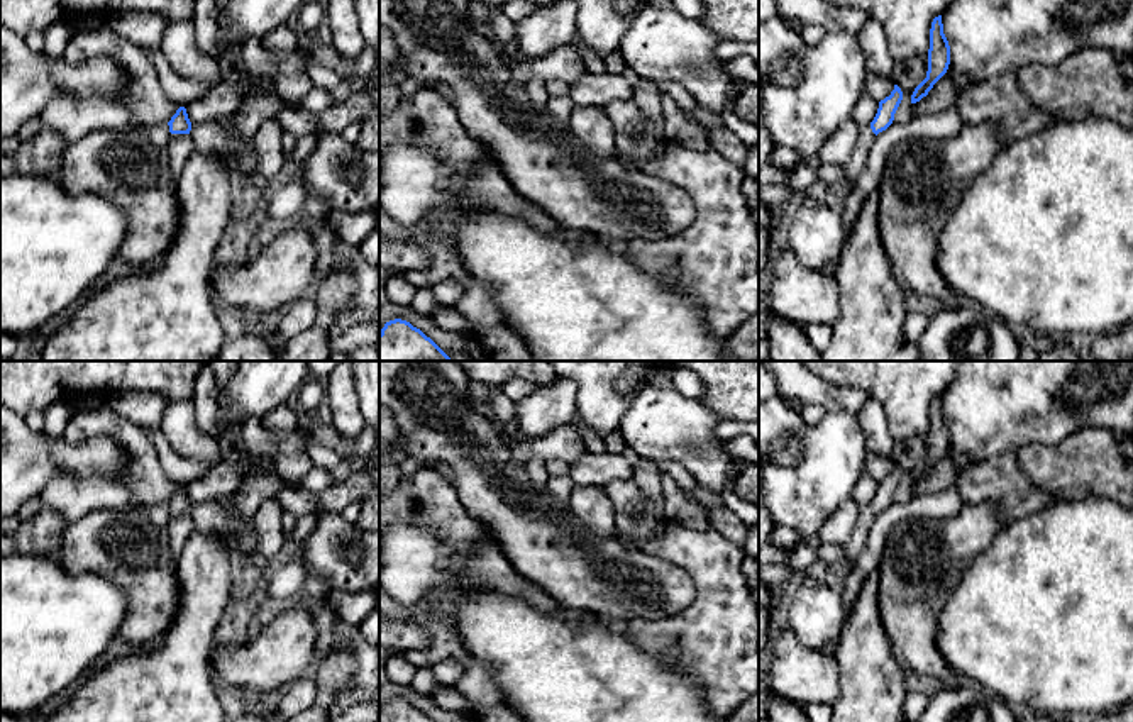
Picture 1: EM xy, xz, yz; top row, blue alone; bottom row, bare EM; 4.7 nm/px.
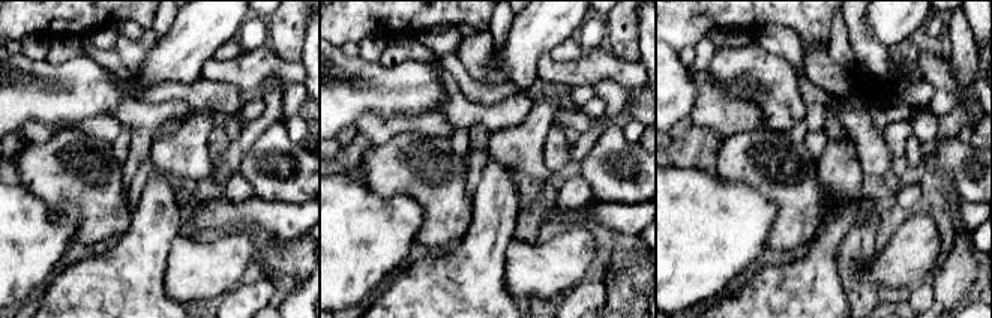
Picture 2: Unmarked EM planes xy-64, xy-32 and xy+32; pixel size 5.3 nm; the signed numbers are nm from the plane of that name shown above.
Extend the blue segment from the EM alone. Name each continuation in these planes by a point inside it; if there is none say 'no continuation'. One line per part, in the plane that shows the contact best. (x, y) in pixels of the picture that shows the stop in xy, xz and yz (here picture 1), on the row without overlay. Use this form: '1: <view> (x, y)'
1: yz (859, 538)

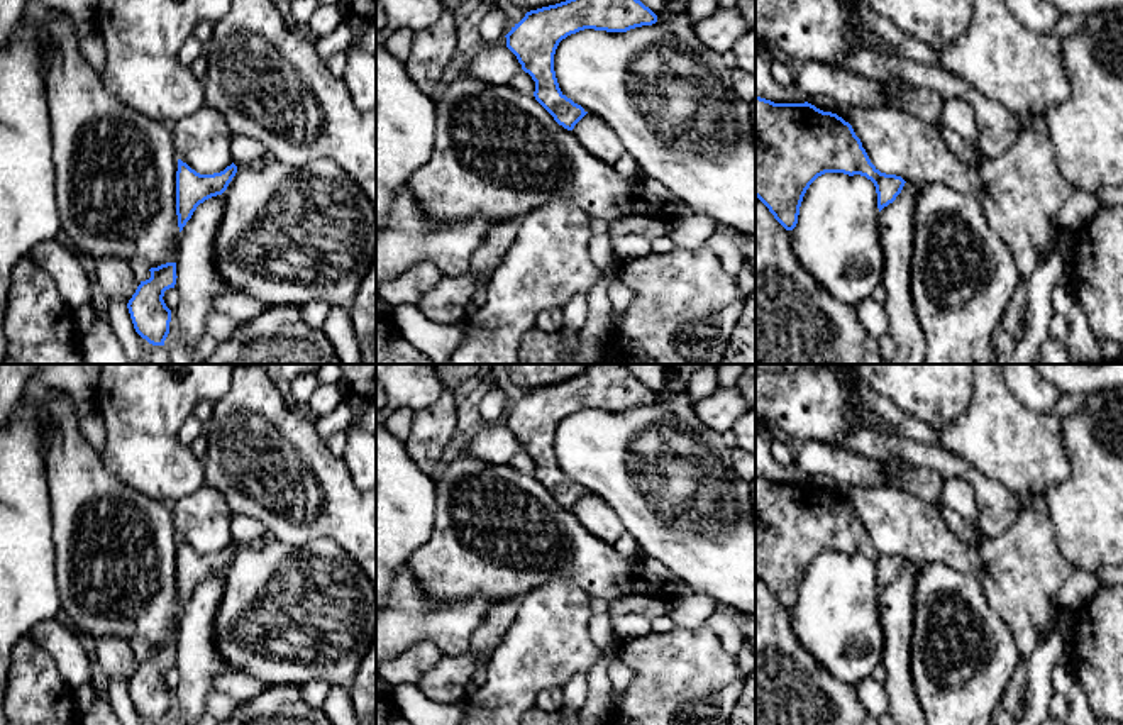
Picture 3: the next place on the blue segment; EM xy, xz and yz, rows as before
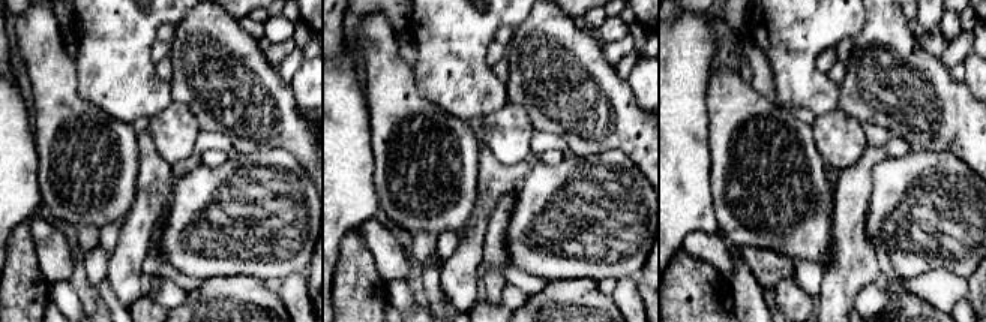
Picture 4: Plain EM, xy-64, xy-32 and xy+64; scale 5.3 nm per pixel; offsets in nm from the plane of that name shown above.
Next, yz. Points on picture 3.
no continuation

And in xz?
no continuation

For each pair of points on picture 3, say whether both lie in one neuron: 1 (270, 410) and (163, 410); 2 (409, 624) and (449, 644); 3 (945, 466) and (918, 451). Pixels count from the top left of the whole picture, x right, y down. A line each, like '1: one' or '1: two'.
1: two
2: one
3: one

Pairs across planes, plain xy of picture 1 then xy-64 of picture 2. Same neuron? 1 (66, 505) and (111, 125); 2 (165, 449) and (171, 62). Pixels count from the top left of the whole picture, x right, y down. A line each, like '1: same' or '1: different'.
1: same
2: different

